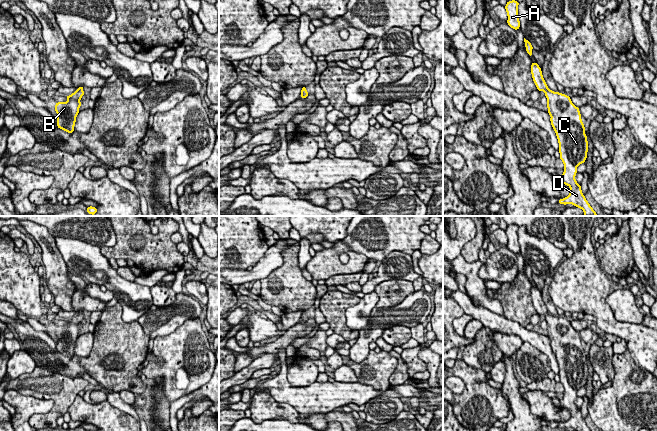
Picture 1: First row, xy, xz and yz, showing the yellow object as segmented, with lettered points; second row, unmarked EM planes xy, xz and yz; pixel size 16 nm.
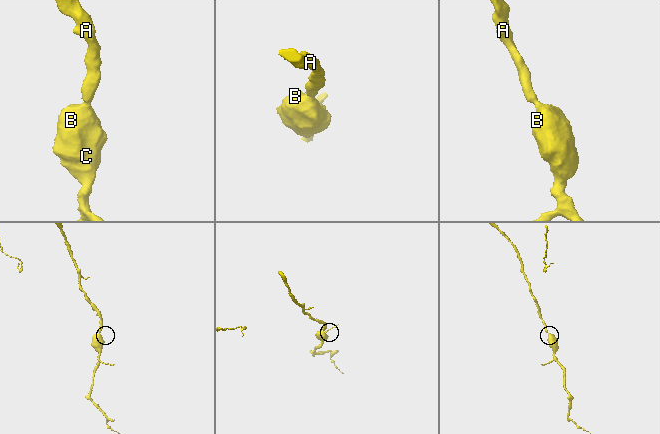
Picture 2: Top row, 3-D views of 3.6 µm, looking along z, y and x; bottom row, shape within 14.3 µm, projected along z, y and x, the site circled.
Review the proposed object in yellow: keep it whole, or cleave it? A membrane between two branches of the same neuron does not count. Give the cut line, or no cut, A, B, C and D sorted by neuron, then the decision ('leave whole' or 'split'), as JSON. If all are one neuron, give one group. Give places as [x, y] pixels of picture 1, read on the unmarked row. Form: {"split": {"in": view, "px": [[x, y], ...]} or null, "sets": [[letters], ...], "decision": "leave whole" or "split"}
{"split": null, "sets": [["A", "B", "C", "D"]], "decision": "leave whole"}

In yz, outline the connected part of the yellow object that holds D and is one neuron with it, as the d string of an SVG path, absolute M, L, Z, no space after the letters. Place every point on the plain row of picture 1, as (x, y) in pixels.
M535 286L531 289L531 297L537 314L544 315L547 321L551 349L559 366L560 383L564 387L564 397L560 404L570 411L570 418L558 427L591 431L582 418L581 410L575 404L577 390L585 386L588 375L587 360L579 332L571 326L569 320L553 316L547 311L541 292Z

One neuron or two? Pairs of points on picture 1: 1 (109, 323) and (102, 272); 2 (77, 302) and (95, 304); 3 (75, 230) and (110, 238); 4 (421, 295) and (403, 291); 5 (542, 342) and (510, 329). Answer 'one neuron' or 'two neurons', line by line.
1: two neurons
2: one neuron
3: one neuron
4: two neurons
5: one neuron

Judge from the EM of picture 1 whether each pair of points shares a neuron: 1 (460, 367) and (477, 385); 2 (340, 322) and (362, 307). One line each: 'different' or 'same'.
1: same
2: different

